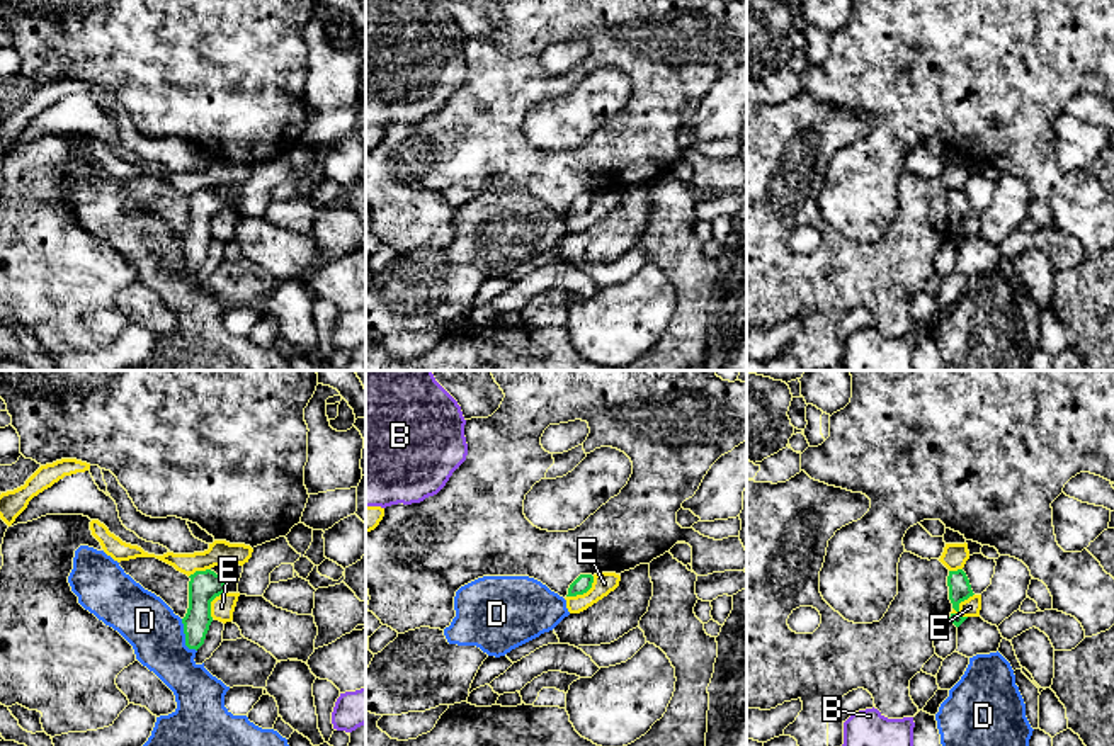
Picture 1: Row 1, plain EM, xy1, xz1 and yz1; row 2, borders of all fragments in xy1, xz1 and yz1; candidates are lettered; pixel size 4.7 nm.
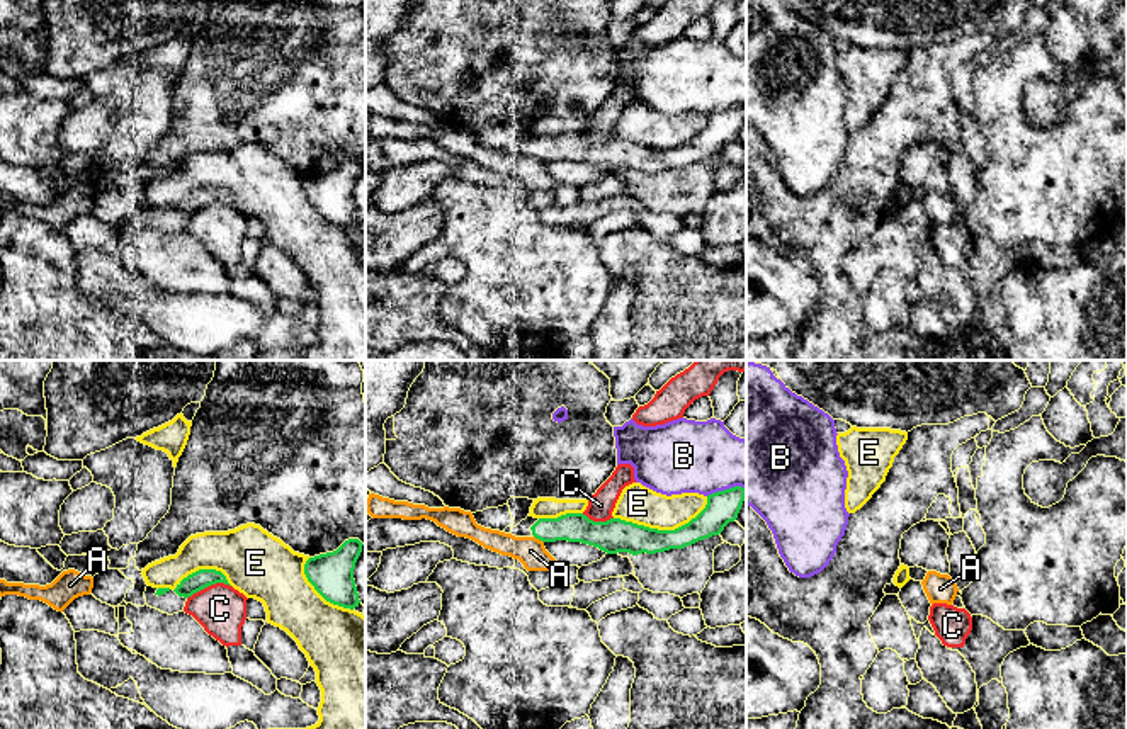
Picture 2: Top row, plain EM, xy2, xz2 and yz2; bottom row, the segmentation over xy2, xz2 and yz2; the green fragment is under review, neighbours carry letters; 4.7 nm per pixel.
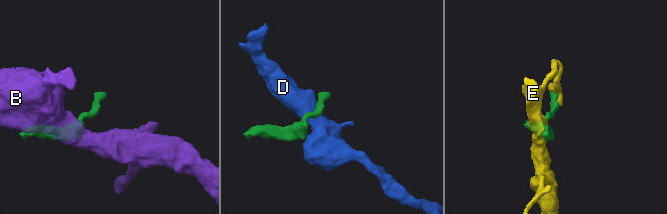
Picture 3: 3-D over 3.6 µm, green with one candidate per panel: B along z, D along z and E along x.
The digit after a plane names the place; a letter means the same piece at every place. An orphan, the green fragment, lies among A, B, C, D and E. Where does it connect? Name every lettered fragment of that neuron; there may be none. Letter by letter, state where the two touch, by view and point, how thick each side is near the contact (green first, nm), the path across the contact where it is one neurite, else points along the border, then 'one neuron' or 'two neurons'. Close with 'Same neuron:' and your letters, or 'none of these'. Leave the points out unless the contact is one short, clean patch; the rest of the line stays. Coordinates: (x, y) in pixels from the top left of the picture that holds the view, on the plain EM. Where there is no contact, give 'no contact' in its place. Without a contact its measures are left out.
A: xz2 (539, 158) | 140/140 nm | two neurons
B: xz2 (726, 109) | 160/340 nm | along xz2 (745, 107), (724, 107), (707, 116) | two neurons
C: xy2 (208, 204) | 90/240 nm | along xy2 (230, 204), (211, 203), (187, 218) | two neurons
D: xy1 (186, 257) | 140/260 nm | along xy1 (181, 238), (184, 262), (196, 271) | two neurons
E: xz2 (663, 150) | 160/180 nm | two neurons
Same neuron: none of these

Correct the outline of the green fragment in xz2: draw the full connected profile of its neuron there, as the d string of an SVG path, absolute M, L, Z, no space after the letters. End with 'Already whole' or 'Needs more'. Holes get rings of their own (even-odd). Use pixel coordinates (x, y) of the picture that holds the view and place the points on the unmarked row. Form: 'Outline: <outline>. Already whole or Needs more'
Outline: M741 105L712 112L707 116L705 127L675 150L649 148L620 138L593 141L583 133L566 133L558 138L527 136L510 153L535 156L542 161L581 161L607 173L656 173L719 155L729 141L738 138L745 116L746 109Z. Needs more

